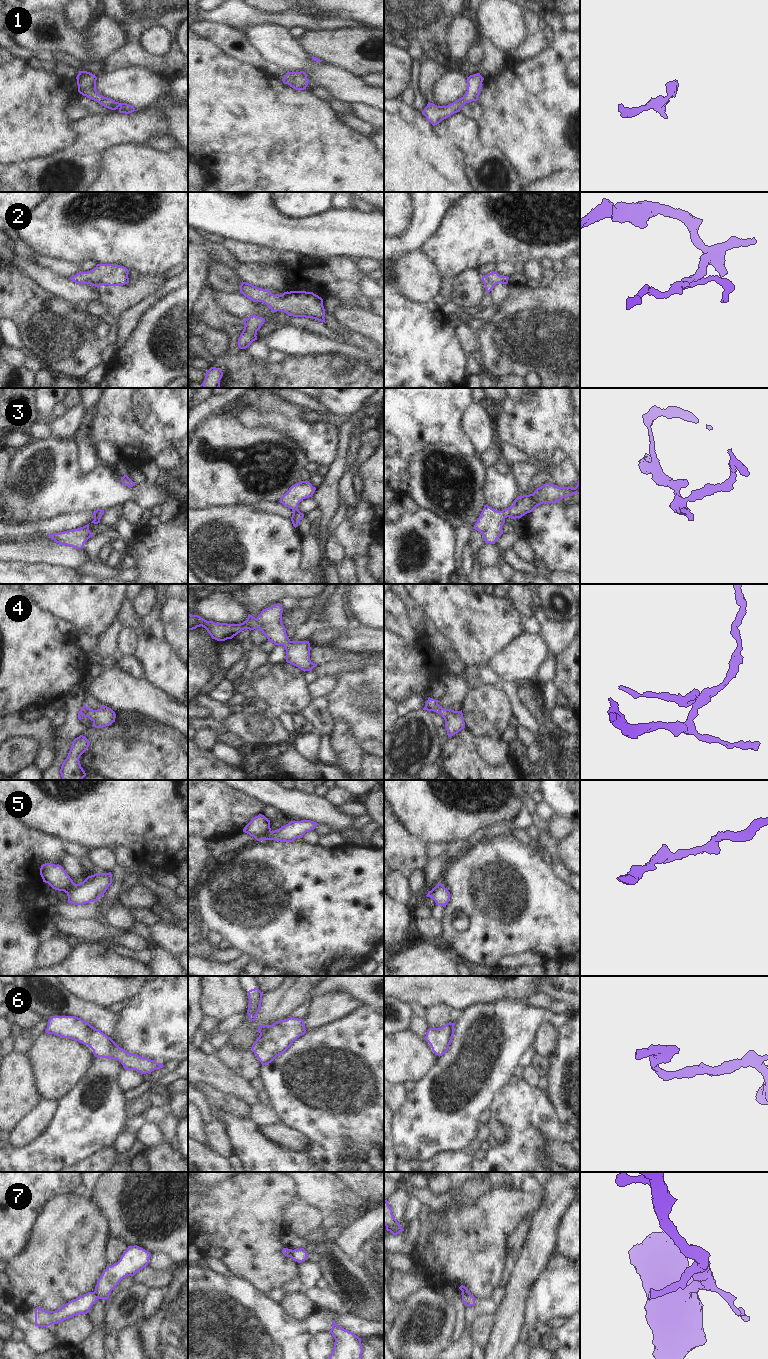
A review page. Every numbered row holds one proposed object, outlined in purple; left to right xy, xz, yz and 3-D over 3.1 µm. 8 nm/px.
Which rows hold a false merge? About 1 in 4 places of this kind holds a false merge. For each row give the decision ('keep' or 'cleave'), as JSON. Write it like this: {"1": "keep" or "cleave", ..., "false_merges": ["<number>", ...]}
{"1": "keep", "2": "keep", "3": "keep", "4": "keep", "5": "cleave", "6": "keep", "7": "cleave", "false_merges": ["5", "7"]}

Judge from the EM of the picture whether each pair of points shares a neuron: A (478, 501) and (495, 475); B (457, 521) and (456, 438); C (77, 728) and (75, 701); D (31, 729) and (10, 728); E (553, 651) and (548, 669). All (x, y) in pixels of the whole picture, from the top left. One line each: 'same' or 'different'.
A: different
B: different
C: same
D: same
E: same

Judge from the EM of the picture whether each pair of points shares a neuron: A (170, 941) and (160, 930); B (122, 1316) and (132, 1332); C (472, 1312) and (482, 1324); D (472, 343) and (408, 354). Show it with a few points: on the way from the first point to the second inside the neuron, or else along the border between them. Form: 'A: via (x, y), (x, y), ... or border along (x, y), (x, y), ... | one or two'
A: via (168, 938), (163, 933) | one
B: border along (135, 1324), (115, 1334) | two
C: border along (482, 1314), (473, 1324), (472, 1340) | two
D: border along (450, 324), (455, 329), (455, 334), (467, 357) | two

